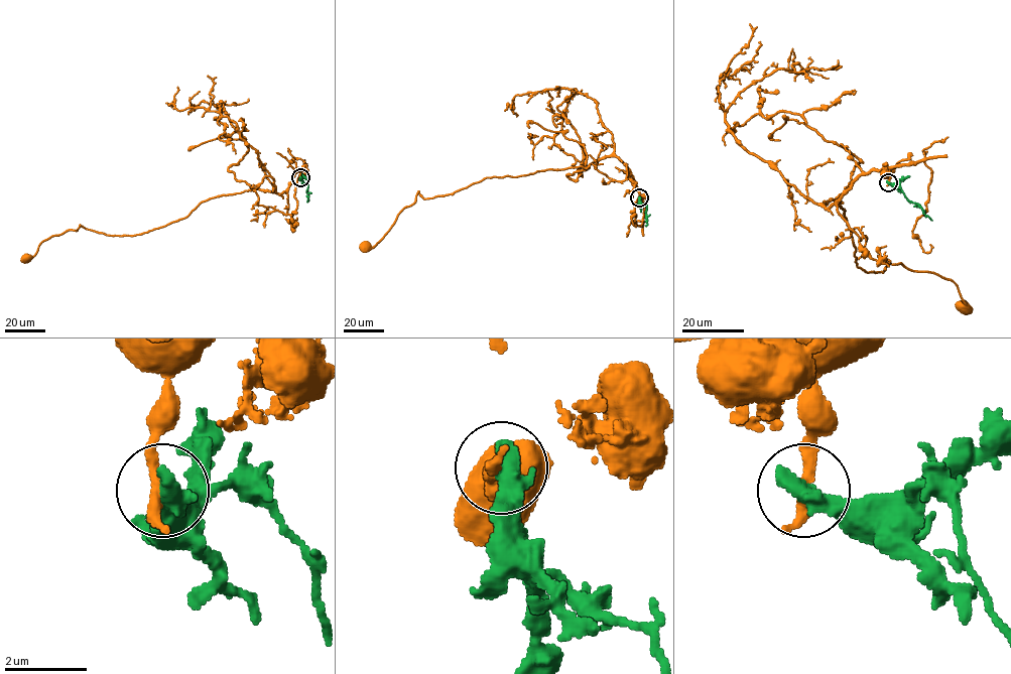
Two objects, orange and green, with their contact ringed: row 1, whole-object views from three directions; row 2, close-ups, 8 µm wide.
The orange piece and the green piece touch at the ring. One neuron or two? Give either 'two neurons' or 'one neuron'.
two neurons

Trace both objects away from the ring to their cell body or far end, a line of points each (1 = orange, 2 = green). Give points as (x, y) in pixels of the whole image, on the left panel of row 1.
1: (299, 177), (300, 169), (280, 194), (254, 189), (209, 197), (184, 218), (140, 234), (80, 226), (25, 257)
2: (300, 177), (308, 184), (307, 201)

